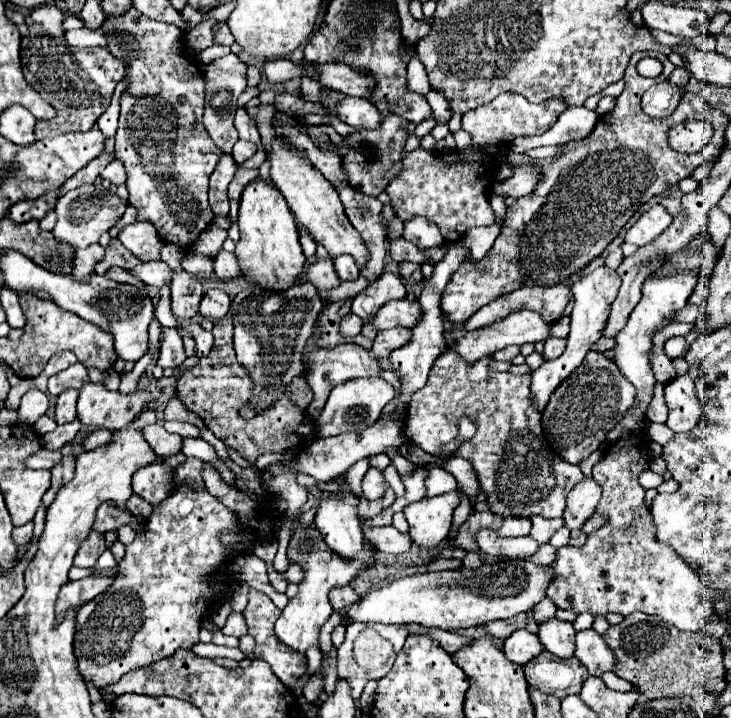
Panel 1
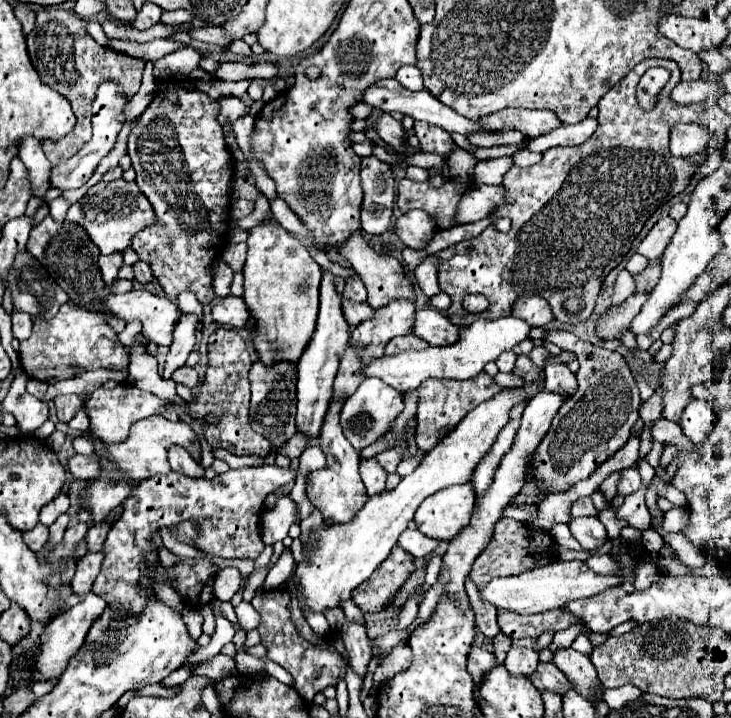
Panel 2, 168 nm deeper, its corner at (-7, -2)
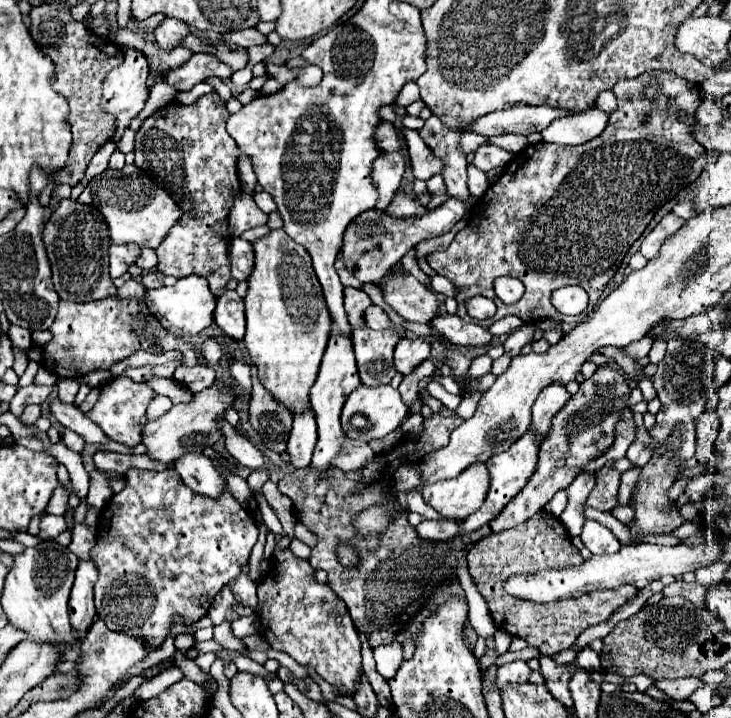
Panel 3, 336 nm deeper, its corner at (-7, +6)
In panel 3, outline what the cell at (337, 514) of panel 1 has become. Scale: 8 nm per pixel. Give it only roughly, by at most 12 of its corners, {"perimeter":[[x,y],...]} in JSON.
{"perimeter":[[331,331],[311,387],[319,441],[311,467],[329,469],[345,433],[343,403],[361,385],[351,335]]}

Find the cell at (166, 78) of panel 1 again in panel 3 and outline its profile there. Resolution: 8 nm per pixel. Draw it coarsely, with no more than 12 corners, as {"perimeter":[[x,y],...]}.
{"perimeter":[[213,91],[135,135],[135,165],[183,219],[157,269],[231,281],[227,215],[241,193],[229,111]]}

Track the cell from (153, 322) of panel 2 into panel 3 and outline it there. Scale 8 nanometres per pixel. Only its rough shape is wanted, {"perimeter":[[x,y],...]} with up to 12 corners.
{"perimeter":[[181,277],[147,297],[165,327],[197,335],[213,323],[207,279]]}

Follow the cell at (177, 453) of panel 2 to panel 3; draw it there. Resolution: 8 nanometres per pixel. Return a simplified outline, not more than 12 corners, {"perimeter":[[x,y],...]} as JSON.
{"perimeter":[[203,453],[183,455],[175,471],[191,491],[219,499],[223,471]]}

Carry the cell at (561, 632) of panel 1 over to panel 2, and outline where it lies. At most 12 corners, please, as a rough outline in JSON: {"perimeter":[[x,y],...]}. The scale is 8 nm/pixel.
{"perimeter":[[557,649],[553,663],[583,697],[593,695],[597,671],[575,649]]}

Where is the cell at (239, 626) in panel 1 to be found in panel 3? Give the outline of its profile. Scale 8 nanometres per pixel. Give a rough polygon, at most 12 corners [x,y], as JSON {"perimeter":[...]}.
{"perimeter":[[249,563],[229,583],[233,597],[245,607],[257,607],[257,583]]}

